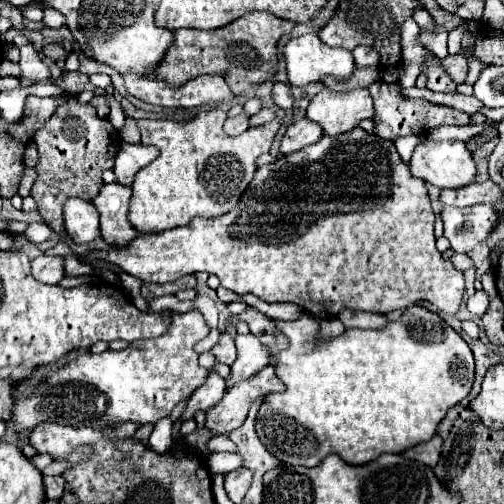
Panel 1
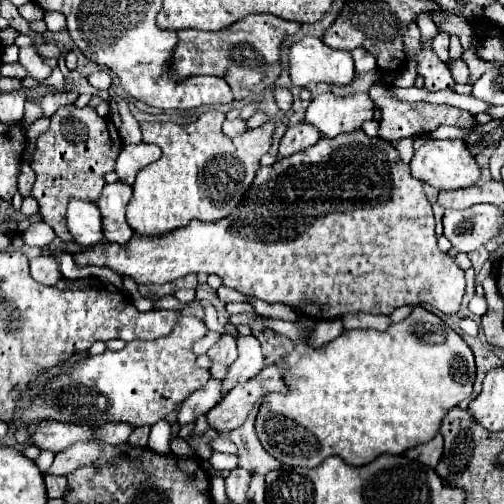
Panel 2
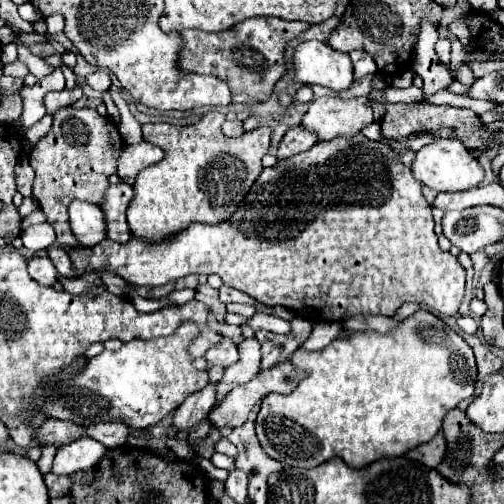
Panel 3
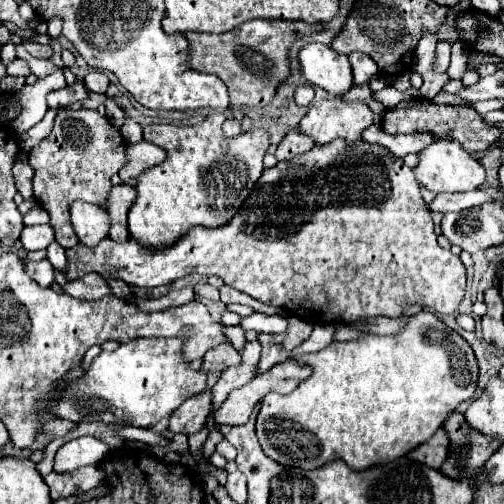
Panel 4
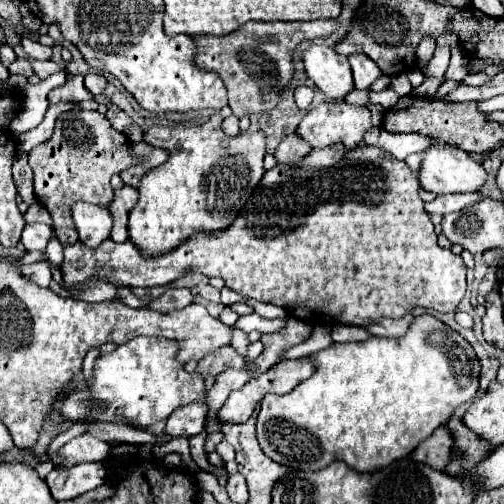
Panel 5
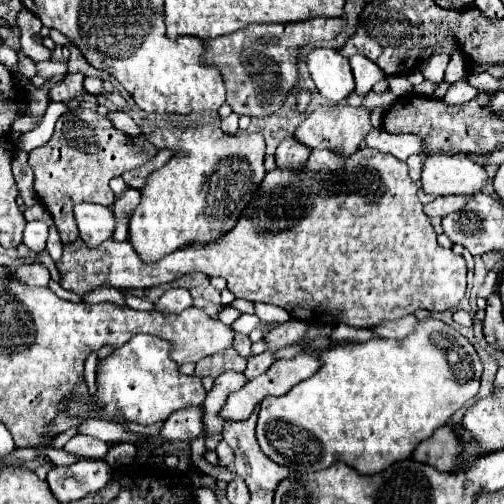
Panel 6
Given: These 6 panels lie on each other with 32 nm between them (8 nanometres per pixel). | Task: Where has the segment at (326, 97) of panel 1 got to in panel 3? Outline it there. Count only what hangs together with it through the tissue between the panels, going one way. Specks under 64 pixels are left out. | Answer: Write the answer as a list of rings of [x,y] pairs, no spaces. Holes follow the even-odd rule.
[[[320,96],[310,102],[310,108],[302,118],[302,126],[314,130],[318,140],[332,140],[336,136],[354,136],[372,120],[370,100],[364,96],[354,100]]]

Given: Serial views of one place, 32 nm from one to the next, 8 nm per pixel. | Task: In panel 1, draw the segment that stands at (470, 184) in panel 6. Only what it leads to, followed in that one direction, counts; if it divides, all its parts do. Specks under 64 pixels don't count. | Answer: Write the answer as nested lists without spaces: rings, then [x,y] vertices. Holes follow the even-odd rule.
[[[424,140],[410,160],[412,176],[438,188],[460,188],[474,182],[476,166],[464,142]]]

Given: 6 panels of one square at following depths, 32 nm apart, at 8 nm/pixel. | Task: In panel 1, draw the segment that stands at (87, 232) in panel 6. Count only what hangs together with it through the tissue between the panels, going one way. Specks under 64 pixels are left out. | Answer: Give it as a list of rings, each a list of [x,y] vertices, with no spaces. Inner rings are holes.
[[[68,198],[62,208],[64,230],[68,238],[76,244],[86,244],[100,236],[98,212],[96,208],[80,198]]]

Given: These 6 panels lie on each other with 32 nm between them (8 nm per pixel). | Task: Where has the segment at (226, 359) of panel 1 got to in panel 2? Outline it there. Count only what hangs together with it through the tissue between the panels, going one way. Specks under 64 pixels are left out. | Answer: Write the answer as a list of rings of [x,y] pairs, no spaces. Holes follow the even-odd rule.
[[[224,334],[224,336],[208,350],[208,356],[212,358],[212,362],[220,362],[220,364],[230,366],[230,364],[238,358],[236,340],[234,340],[230,334]]]

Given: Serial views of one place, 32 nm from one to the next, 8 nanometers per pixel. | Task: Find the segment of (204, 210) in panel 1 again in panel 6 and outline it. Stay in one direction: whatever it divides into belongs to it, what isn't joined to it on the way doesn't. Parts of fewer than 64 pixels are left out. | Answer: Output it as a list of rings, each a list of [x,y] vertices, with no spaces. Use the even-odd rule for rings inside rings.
[[[214,116],[210,124],[196,128],[154,128],[150,134],[146,134],[146,140],[152,140],[152,144],[164,144],[164,148],[174,150],[174,156],[168,160],[168,164],[164,164],[164,168],[158,168],[152,172],[152,176],[148,176],[144,188],[140,190],[142,200],[130,216],[128,240],[142,260],[160,260],[184,244],[210,242],[226,234],[240,218],[244,206],[250,202],[266,174],[264,136],[260,132],[228,136],[220,130],[220,116]]]

